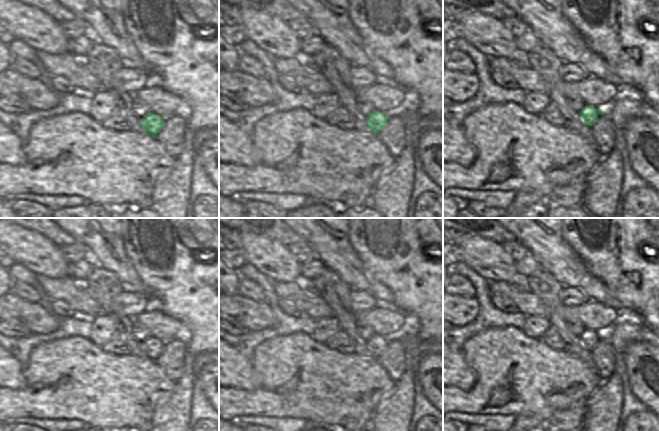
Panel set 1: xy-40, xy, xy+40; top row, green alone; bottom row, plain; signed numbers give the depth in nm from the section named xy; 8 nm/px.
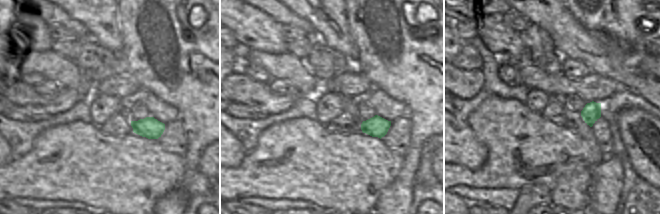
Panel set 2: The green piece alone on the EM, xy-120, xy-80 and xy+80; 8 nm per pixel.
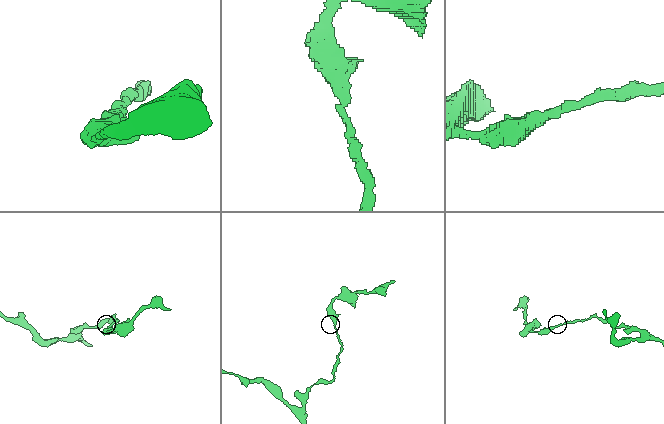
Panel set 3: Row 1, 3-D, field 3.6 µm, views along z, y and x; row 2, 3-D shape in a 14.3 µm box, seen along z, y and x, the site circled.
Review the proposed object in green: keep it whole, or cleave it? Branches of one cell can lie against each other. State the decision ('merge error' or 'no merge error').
no merge error

